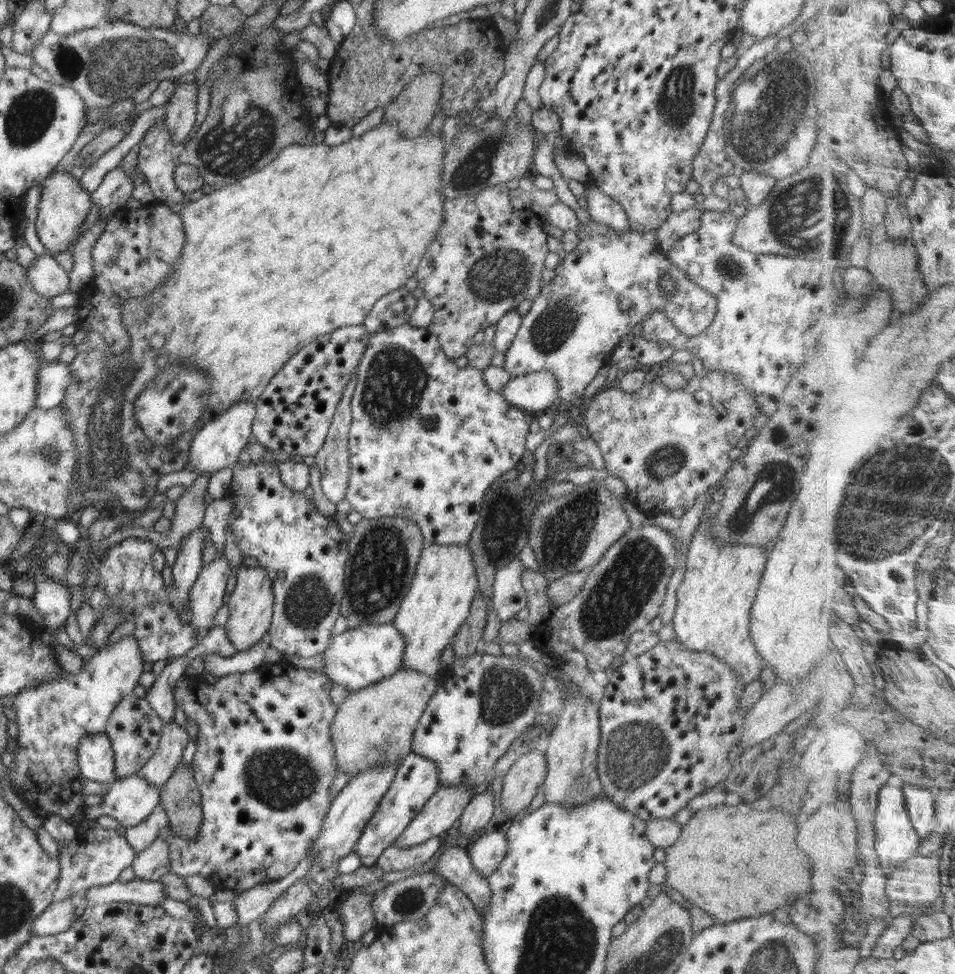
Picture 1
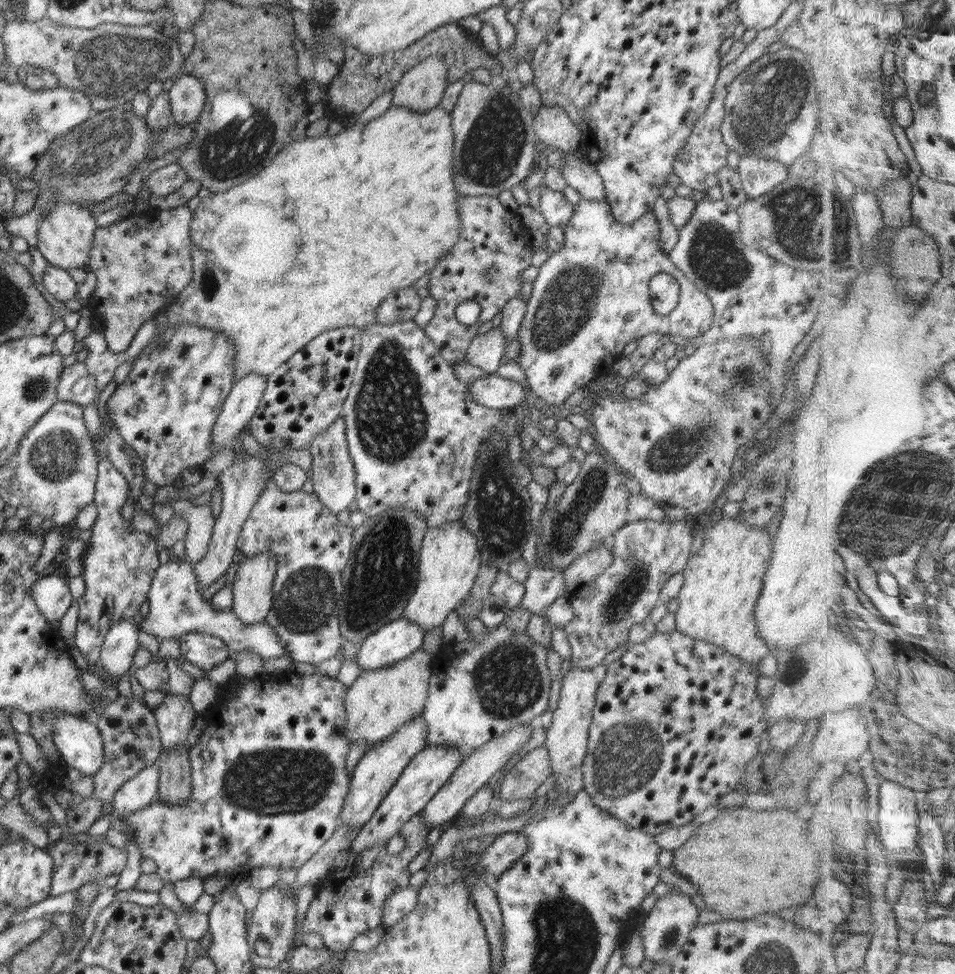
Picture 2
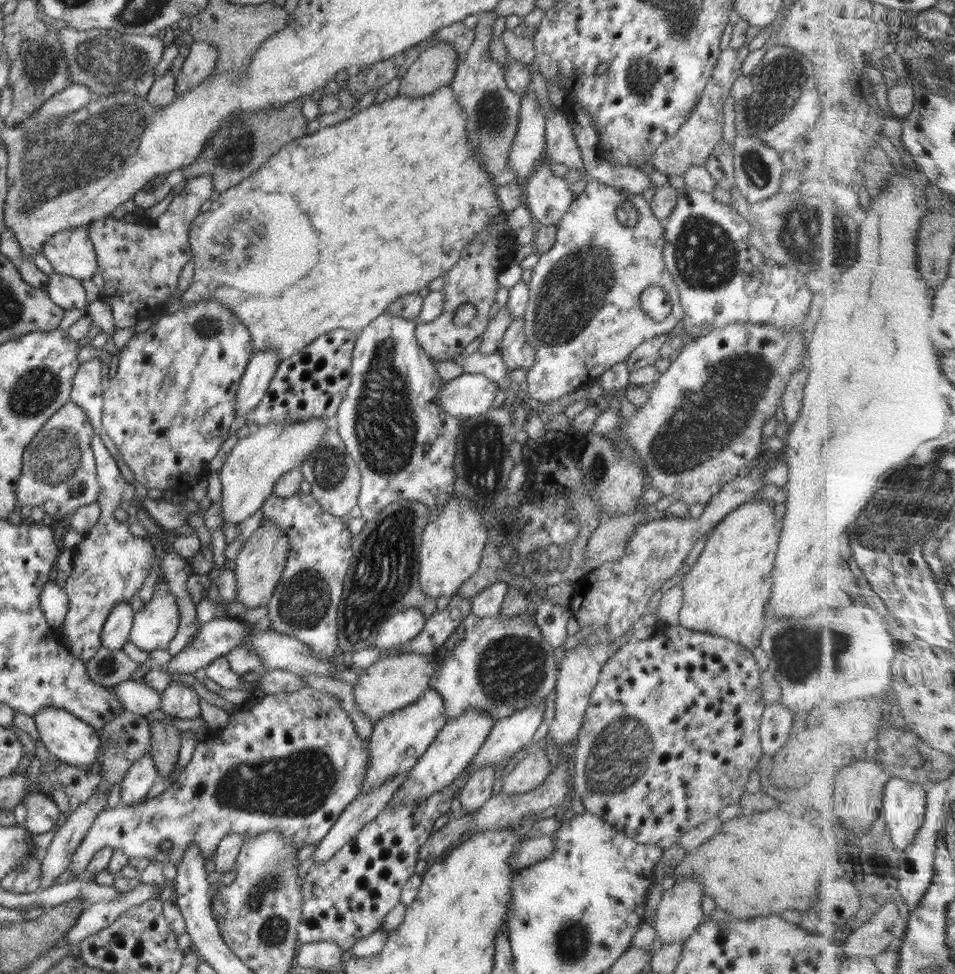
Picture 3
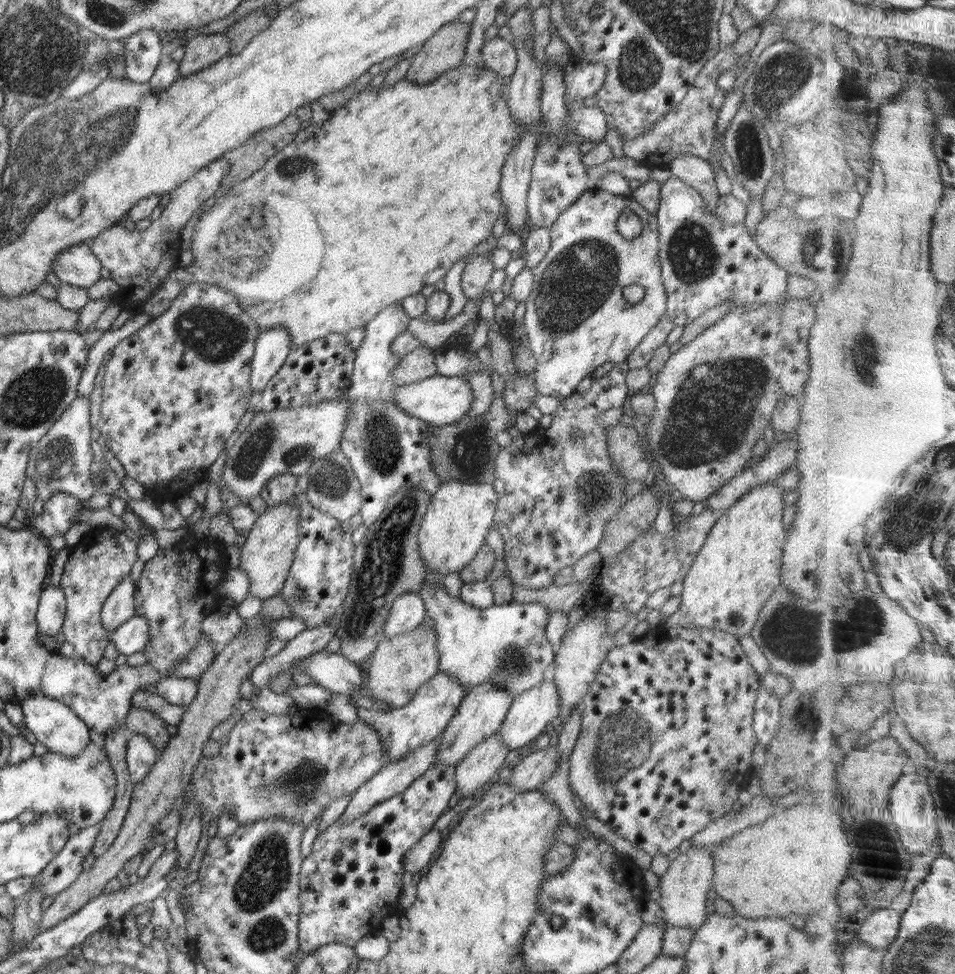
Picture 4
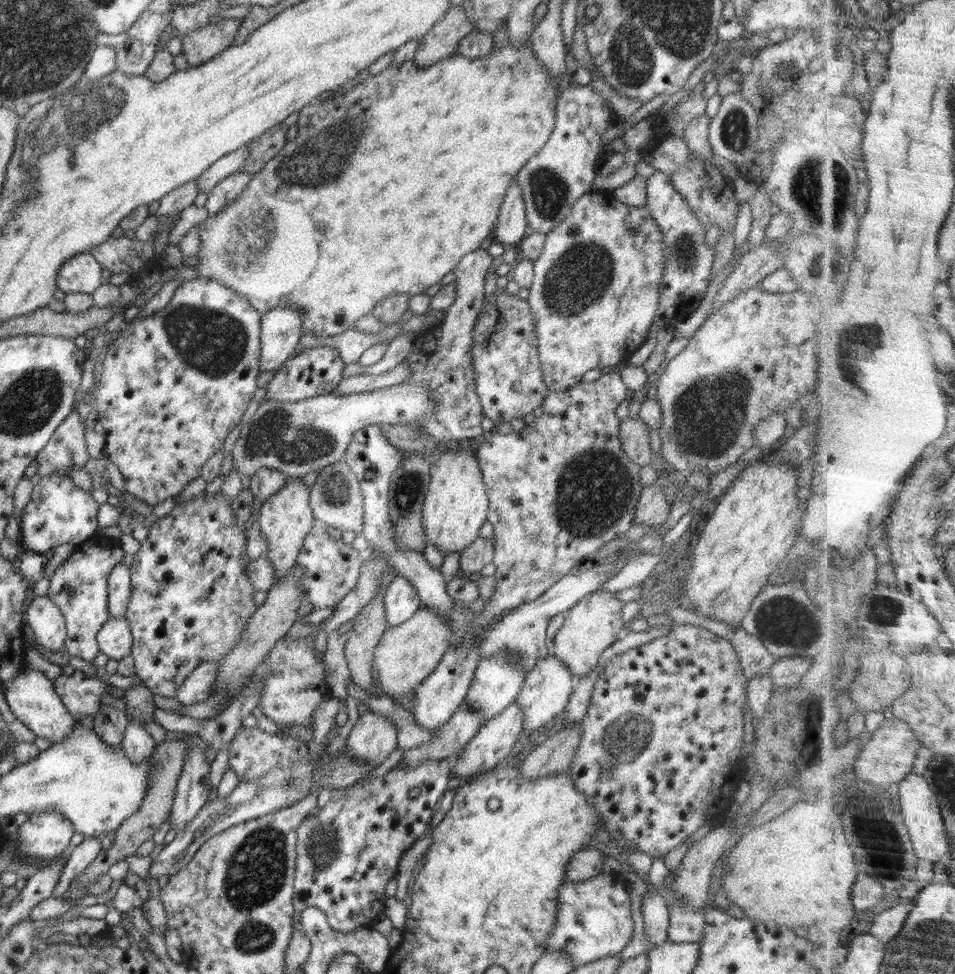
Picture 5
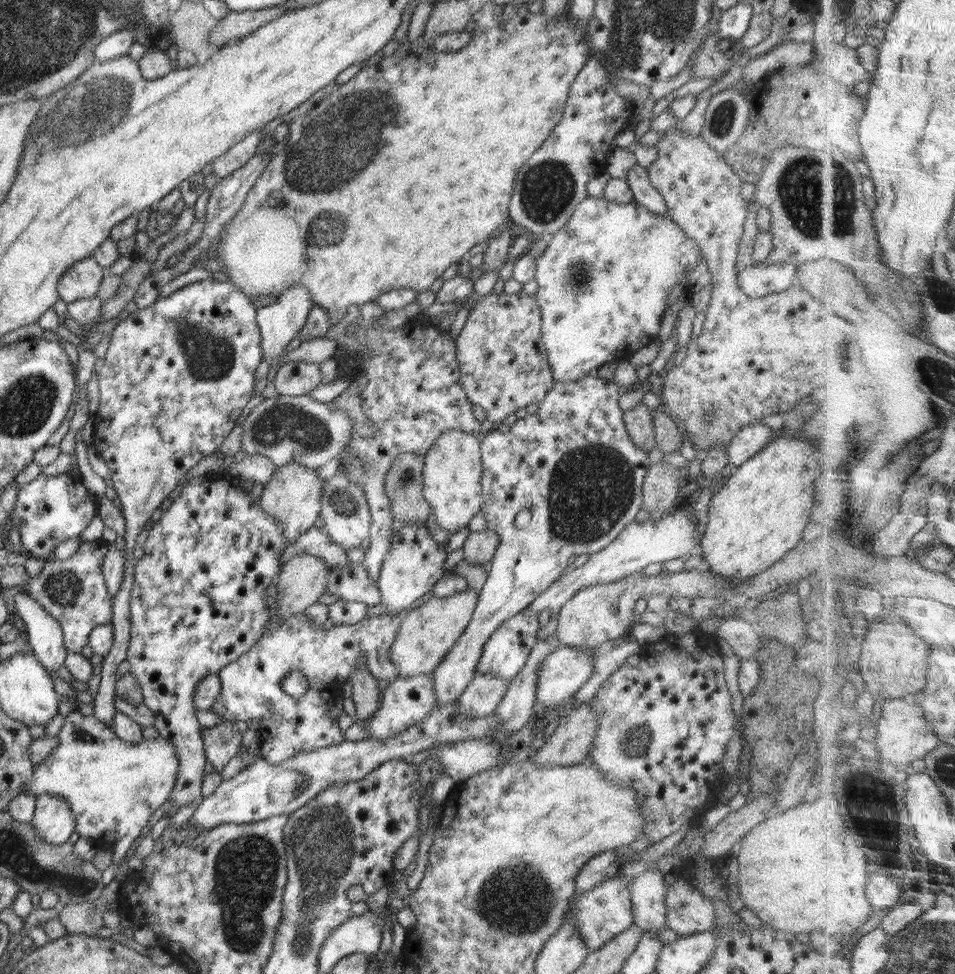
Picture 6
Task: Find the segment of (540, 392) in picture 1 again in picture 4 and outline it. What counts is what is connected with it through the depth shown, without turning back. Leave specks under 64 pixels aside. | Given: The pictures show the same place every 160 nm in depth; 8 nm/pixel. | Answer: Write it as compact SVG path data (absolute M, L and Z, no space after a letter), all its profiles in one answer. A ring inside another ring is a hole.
M432 375L424 380L400 385L393 390L393 400L401 410L414 418L426 420L426 424L436 427L452 425L467 416L473 394L470 385L461 376Z

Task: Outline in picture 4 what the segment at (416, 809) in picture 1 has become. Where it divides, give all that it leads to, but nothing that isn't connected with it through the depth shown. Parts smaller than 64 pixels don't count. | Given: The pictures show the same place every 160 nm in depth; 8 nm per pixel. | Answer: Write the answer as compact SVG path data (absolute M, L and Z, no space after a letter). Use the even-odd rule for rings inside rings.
M491 682L480 683L470 688L456 714L454 714L450 723L448 723L448 727L440 737L441 745L440 750L438 750L438 765L458 766L462 762L462 758L472 750L472 747L498 733L512 702L512 695Z

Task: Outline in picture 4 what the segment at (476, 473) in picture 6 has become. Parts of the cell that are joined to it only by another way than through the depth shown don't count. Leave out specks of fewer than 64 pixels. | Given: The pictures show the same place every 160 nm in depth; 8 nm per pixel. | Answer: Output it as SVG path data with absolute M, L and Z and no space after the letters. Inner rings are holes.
M458 479L443 481L438 492L430 497L428 510L424 515L417 534L419 549L426 570L434 570L442 576L455 572L470 564L476 553L486 543L488 530L493 526L498 495L491 483L465 483Z

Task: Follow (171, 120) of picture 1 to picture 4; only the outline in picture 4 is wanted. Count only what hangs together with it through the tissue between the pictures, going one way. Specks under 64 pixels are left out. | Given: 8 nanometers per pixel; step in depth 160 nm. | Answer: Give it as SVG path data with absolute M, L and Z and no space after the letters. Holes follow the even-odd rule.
M223 33L197 35L188 39L185 46L183 59L179 62L179 74L188 76L196 74L203 68L208 68L212 63L230 54L230 39Z

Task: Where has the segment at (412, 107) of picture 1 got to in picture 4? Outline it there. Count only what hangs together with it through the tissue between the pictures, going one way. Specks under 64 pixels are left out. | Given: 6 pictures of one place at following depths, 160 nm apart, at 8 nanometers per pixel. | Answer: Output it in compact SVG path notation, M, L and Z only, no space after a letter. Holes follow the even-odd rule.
M458 21L444 23L410 59L411 64L404 79L423 85L459 67L467 50L468 39L466 24Z

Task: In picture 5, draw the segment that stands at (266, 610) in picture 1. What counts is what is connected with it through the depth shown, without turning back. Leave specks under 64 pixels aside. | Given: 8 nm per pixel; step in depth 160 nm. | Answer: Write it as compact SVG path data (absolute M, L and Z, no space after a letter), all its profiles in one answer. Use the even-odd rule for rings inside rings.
M287 477L284 488L262 502L259 509L260 518L257 523L261 535L267 540L267 558L274 566L273 584L295 566L305 538L313 529L315 518L309 505L309 497L309 487L302 483L301 477Z

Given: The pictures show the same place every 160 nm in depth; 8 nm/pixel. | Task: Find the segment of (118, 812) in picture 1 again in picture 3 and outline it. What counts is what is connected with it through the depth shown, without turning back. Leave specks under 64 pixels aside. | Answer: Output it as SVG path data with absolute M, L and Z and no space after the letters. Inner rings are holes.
M149 755L136 760L130 770L126 772L126 777L119 782L121 786L120 804L140 803L158 776L158 770Z

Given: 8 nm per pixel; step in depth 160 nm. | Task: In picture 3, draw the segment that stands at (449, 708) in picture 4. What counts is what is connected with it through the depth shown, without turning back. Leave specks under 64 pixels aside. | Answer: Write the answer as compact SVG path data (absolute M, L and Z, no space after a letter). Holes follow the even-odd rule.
M430 686L414 704L380 718L374 724L368 741L368 767L366 767L366 775L359 795L368 792L368 789L377 788L395 776L412 771L420 757L428 750L428 746L438 737L444 724L446 724L444 700Z

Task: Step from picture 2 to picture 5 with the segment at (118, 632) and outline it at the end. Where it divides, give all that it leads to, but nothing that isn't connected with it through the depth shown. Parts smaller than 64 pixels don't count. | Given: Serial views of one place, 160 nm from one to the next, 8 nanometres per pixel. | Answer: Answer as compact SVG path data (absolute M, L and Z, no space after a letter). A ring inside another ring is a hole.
M120 563L108 575L108 610L112 617L125 615L131 591L131 572L129 567Z

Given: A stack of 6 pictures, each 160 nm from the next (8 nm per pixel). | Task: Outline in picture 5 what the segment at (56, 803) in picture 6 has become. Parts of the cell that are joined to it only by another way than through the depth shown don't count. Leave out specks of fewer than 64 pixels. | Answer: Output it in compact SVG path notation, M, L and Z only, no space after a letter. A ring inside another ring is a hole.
M39 811L18 826L19 857L21 859L56 859L70 845L75 831L63 814Z

